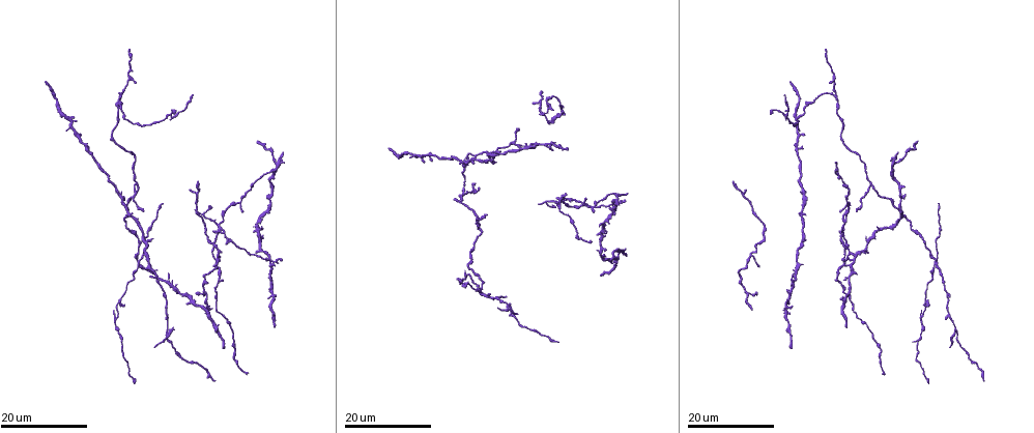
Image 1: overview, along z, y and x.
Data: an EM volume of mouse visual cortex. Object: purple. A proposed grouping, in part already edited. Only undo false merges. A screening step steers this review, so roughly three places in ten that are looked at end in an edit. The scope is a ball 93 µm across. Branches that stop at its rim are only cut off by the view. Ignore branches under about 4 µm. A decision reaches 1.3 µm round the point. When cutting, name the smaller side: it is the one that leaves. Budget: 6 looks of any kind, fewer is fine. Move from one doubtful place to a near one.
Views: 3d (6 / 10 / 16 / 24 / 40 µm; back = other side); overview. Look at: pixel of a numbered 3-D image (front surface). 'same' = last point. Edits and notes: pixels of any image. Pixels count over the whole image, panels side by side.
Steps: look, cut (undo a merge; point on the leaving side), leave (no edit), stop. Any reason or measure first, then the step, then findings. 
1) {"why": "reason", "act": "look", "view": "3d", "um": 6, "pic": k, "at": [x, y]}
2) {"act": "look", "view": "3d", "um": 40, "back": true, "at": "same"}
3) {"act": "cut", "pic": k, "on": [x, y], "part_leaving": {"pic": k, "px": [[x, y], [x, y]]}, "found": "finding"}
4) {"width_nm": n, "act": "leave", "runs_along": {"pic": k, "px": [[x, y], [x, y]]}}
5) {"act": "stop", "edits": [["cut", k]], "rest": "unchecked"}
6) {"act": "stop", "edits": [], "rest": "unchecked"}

{"why": "four arms meet", "act": "look", "view": "3d", "um": 16, "pic": 1, "at": [167, 333]}

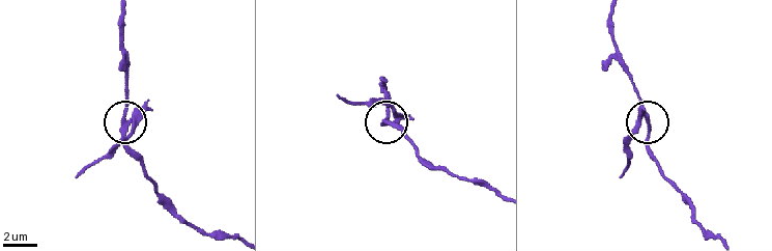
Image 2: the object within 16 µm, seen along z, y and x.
{"act": "look", "view": "3d", "um": 6, "pic": 2, "at": [648, 117]}

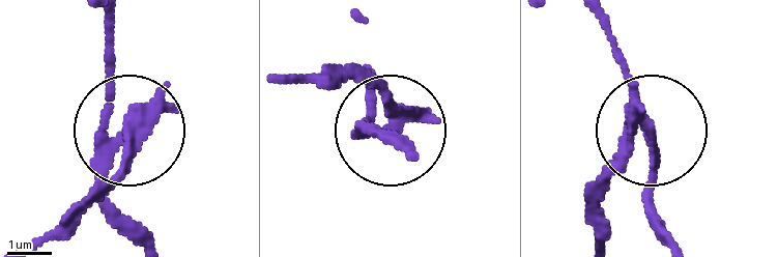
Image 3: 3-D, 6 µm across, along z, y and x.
{"width_nm": 250, "act": "cut", "pic": 3, "on": [107, 189], "part_leaving": {"pic": 3, "px": [[113, 138], [120, 152], [110, 174], [31, 237]]}, "found": "a second neuron is stuck on"}

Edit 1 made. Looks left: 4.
{"act": "look", "view": "overview"}

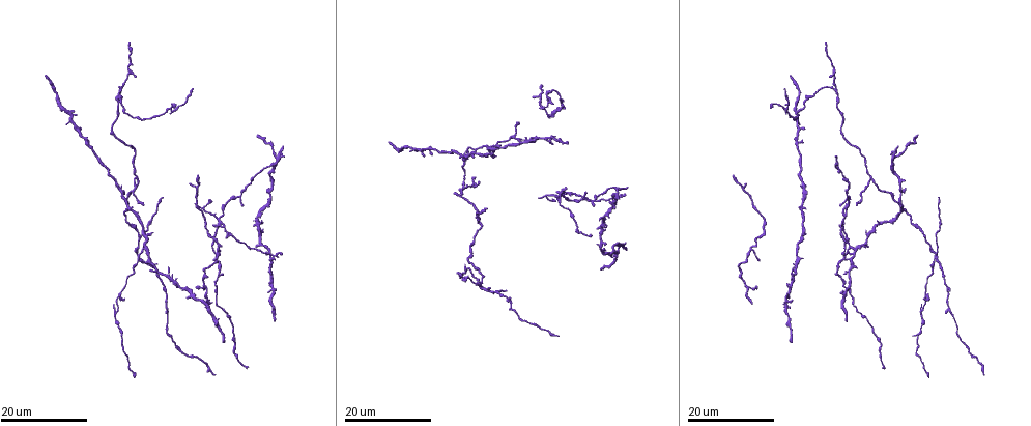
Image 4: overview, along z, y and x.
{"why": "three-way junction", "act": "look", "view": "3d", "um": 16, "pic": 4, "at": [484, 288]}

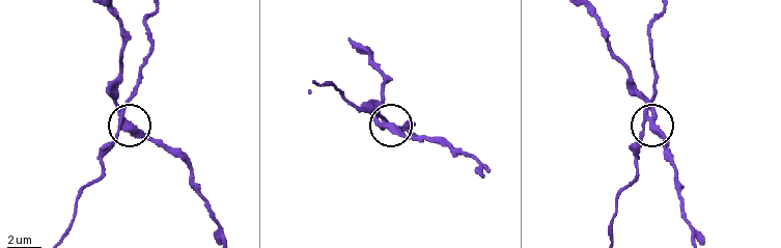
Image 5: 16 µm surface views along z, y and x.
{"act": "look", "view": "3d", "um": 6, "pic": 5, "at": [387, 127]}

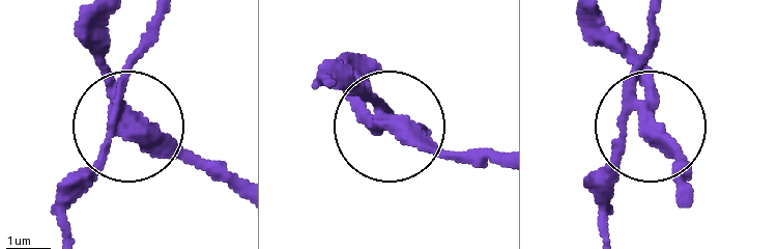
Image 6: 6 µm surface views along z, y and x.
{"width_nm": 310, "act": "cut", "pic": 6, "on": [141, 34], "part_leaving": {"pic": 6, "px": [[118, 108], [65, 238]]}, "found": "a second neuron is stuck on"}

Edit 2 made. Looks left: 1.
{"act": "stop", "edits": [["cut", 3], ["cut", 6]], "rest": "unchecked"}

